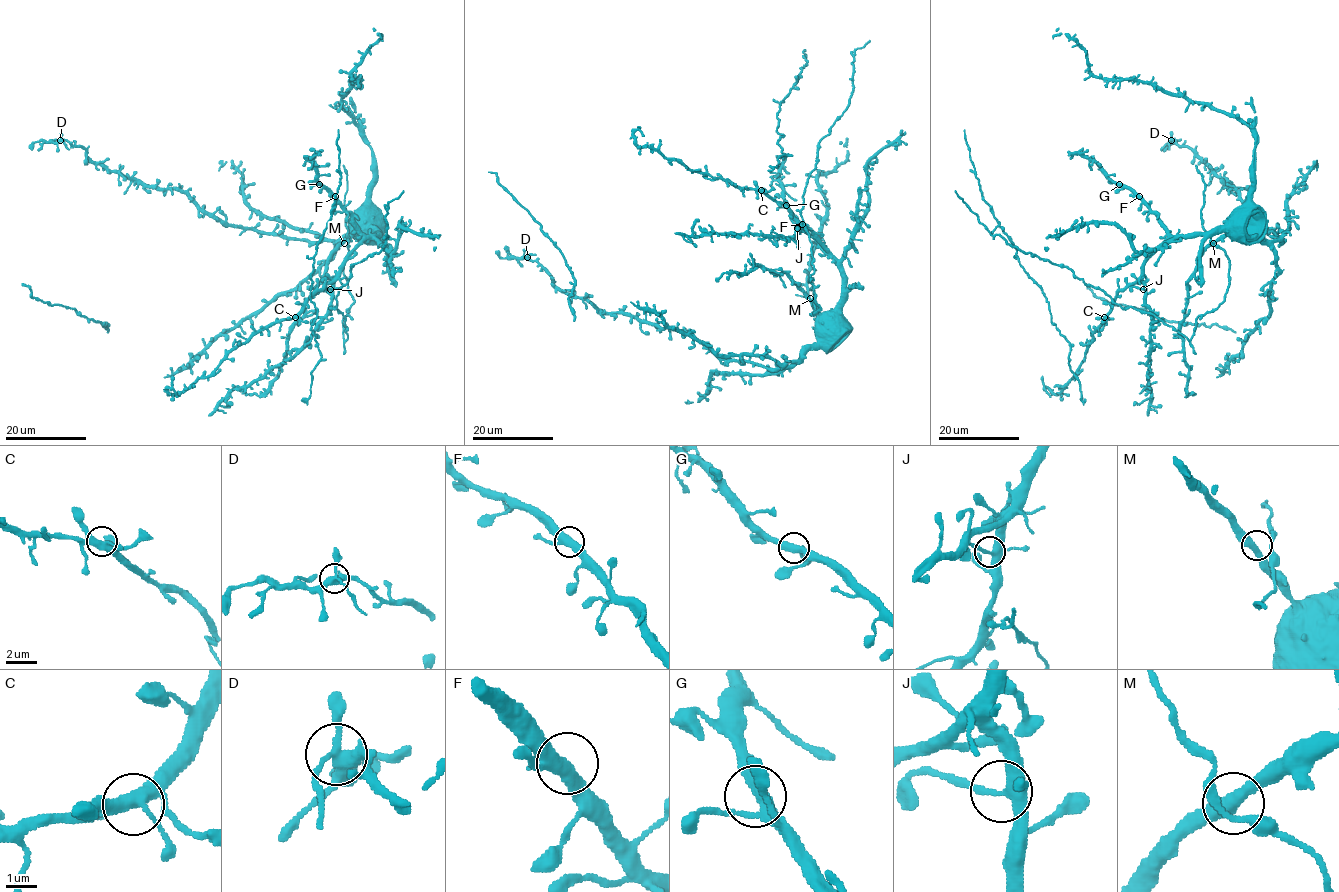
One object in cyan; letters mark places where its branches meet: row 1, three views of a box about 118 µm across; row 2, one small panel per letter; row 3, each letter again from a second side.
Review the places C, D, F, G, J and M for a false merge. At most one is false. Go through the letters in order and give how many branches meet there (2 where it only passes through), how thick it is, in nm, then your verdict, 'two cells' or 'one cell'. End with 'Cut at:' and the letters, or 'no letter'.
C: branches 4; calibre 360 nm; one cell
D: branches 4; calibre 360 nm; two cells
F: branches 4; calibre 380 nm; one cell
G: branches 3; calibre 360 nm; one cell
J: branches 4; calibre 360 nm; one cell
M: branches 3; calibre 340 nm; one cell
Cut at: D

